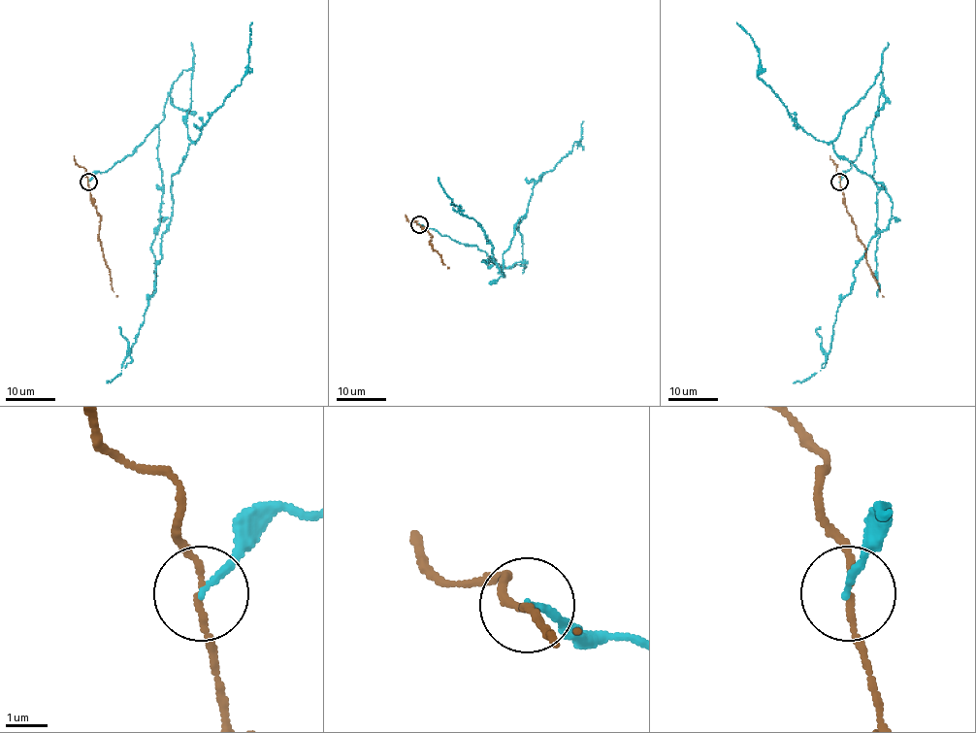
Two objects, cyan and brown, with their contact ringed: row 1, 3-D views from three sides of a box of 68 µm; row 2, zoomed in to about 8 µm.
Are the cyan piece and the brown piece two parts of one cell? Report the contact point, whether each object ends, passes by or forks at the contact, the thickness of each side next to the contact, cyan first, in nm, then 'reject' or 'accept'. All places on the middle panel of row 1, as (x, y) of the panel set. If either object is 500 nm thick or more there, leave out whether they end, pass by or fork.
at (419, 224); cyan ends there; brown passes by; 170 nm thick on the cyan side, 130 nm on the other; reject

